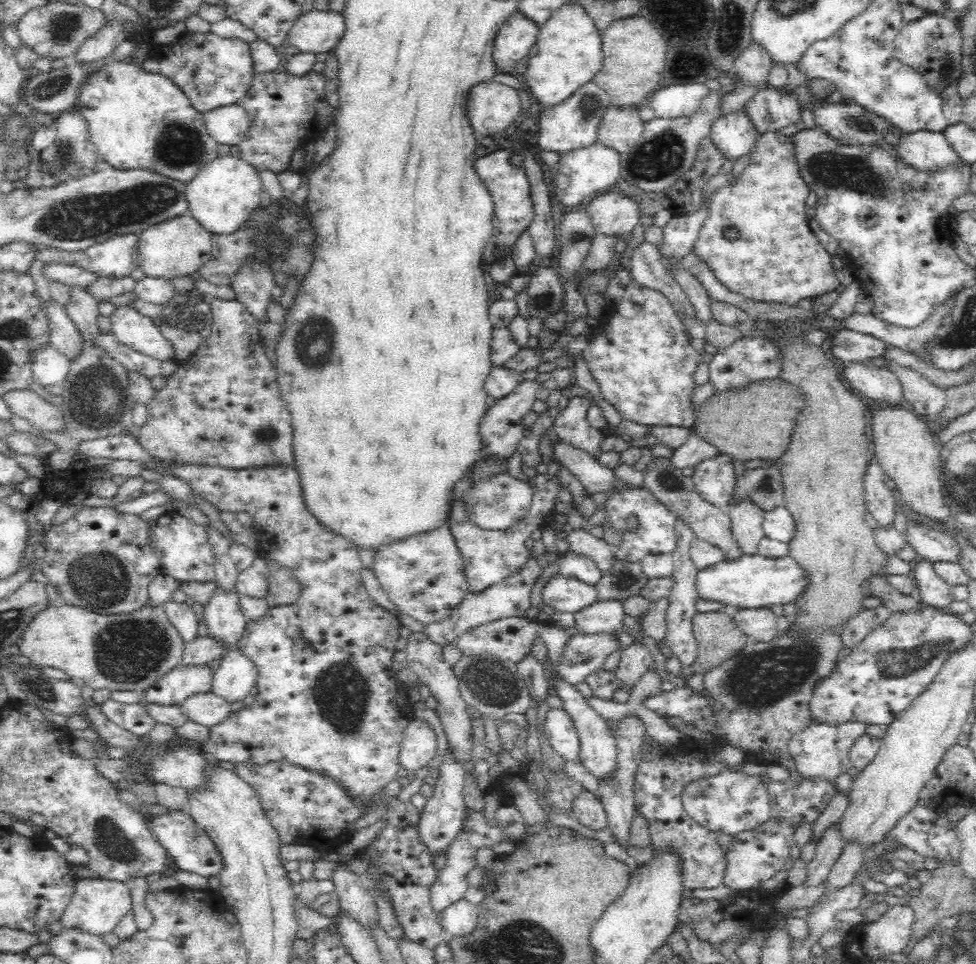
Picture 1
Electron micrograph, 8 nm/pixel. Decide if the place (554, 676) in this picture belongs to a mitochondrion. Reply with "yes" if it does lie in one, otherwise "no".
no

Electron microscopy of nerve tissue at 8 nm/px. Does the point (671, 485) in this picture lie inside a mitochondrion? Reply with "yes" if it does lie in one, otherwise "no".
yes

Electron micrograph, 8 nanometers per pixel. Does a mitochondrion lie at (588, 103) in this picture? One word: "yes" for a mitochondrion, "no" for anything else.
yes

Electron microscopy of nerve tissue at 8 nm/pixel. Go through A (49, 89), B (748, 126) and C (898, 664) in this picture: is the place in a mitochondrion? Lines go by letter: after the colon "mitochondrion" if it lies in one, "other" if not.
A: mitochondrion
B: other
C: mitochondrion

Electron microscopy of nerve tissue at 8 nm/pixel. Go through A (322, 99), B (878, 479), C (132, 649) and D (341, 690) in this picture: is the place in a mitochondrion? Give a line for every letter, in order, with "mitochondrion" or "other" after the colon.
A: other
B: other
C: mitochondrion
D: mitochondrion

